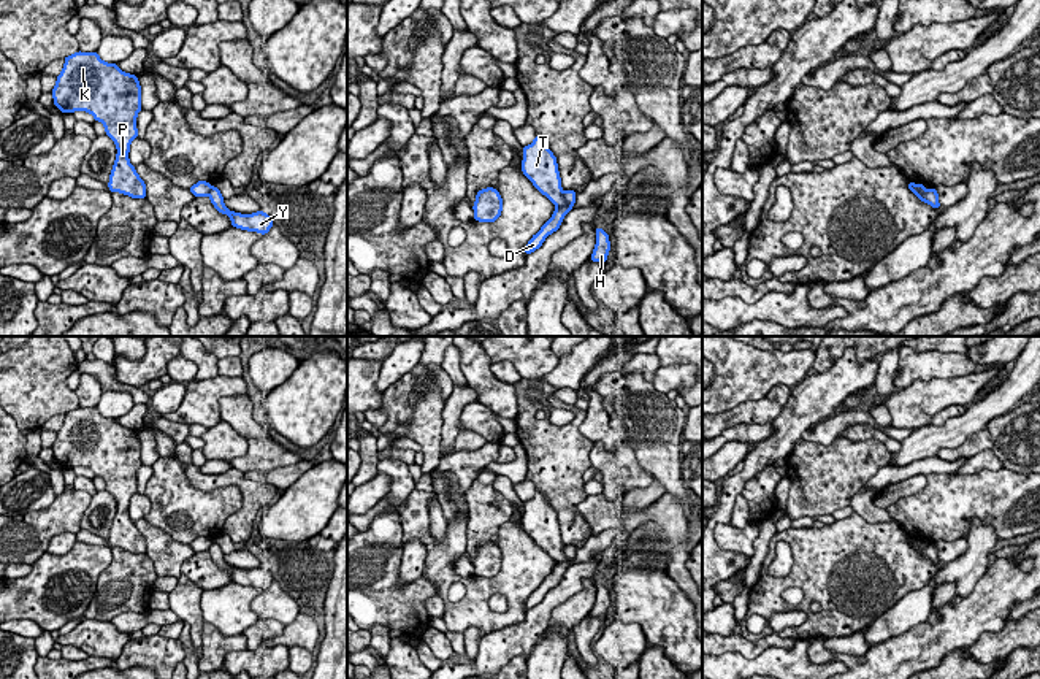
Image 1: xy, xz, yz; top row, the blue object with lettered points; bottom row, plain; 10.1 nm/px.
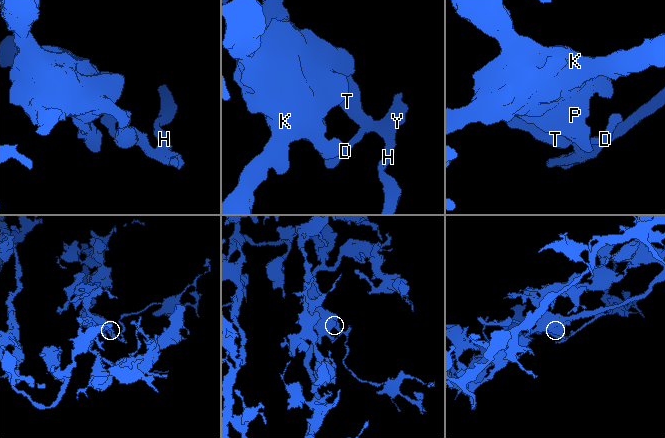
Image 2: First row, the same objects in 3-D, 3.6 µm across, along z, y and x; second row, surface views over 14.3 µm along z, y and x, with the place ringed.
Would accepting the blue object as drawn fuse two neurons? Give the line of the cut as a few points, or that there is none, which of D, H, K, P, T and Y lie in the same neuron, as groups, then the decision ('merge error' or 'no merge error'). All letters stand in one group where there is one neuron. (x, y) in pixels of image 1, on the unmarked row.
cut xz (565, 548), (565, 559), (557, 563); groups D H Y / K P T; merge error

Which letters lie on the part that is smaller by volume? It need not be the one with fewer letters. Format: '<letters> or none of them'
D, H, Y

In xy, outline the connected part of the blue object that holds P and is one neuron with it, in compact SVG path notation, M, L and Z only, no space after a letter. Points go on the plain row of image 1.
M95 408L71 409L52 444L54 460L62 468L86 466L100 476L116 503L109 547L146 554L146 539L128 516L130 498L138 493L136 471L141 463L138 432L108 419Z

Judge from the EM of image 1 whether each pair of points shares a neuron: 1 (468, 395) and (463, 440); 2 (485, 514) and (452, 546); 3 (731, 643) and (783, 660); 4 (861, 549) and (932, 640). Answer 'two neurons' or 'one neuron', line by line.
1: two neurons
2: two neurons
3: two neurons
4: two neurons

